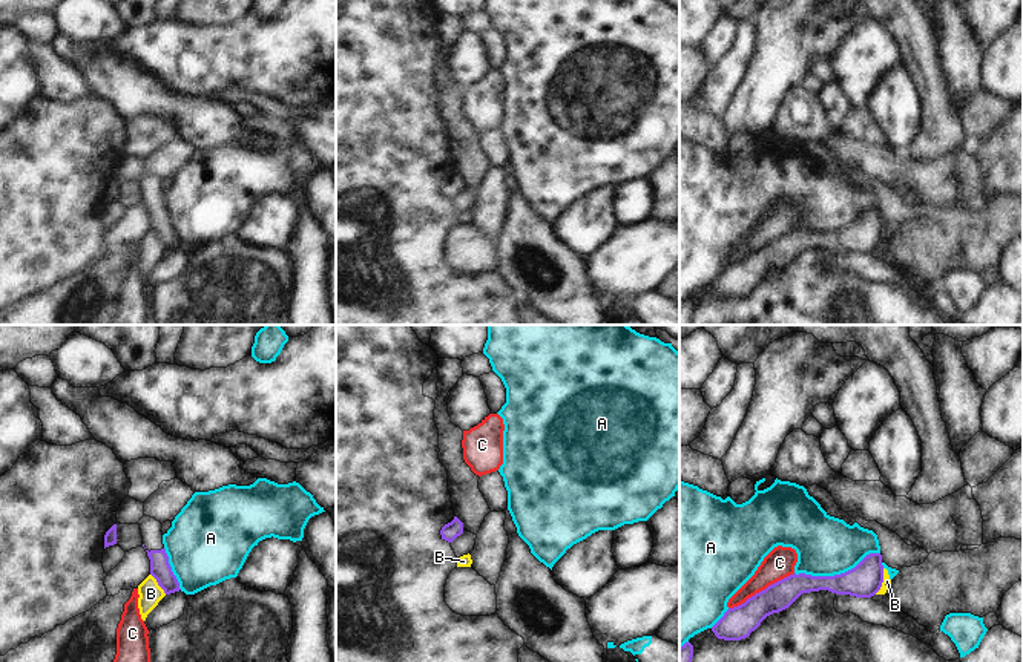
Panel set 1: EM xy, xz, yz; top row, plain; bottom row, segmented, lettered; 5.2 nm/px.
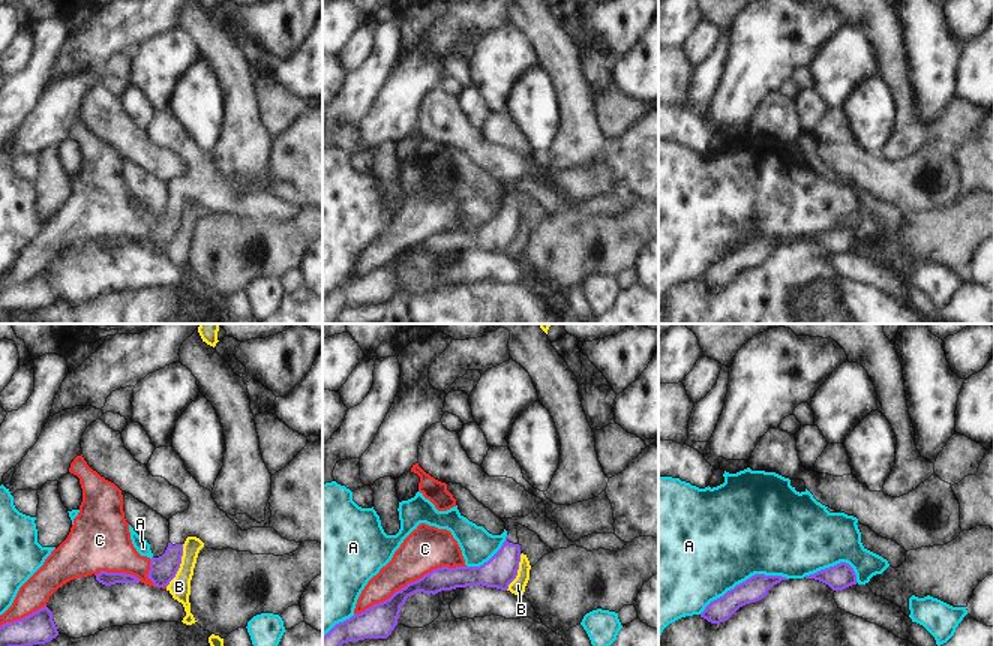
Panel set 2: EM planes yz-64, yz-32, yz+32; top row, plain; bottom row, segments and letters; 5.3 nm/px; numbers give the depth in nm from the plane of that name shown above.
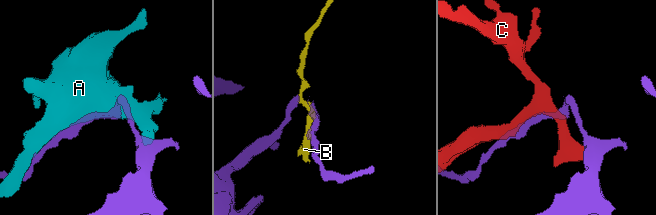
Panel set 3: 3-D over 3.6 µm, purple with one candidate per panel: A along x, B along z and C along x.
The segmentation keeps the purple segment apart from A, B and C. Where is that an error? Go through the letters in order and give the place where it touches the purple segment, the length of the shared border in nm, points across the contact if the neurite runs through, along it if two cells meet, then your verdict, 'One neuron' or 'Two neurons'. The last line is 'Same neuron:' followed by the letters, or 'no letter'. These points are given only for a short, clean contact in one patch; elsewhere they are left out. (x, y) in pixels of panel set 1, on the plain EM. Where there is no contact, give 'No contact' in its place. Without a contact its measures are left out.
A: Touches purple at yz (836, 232). Shared border 460 nm. Two neurons
B: Touches purple at yz (882, 238). Shared border 140 nm. Boundary: yz (884, 226), (882, 242), (874, 250). Two neurons
C: Touches purple at yz (763, 247). Shared border 400 nm. Two neurons
Same neuron: no letter.

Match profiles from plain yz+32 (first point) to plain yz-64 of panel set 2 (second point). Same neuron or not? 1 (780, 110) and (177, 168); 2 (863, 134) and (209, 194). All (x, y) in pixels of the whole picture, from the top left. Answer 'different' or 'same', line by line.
1: same
2: different

